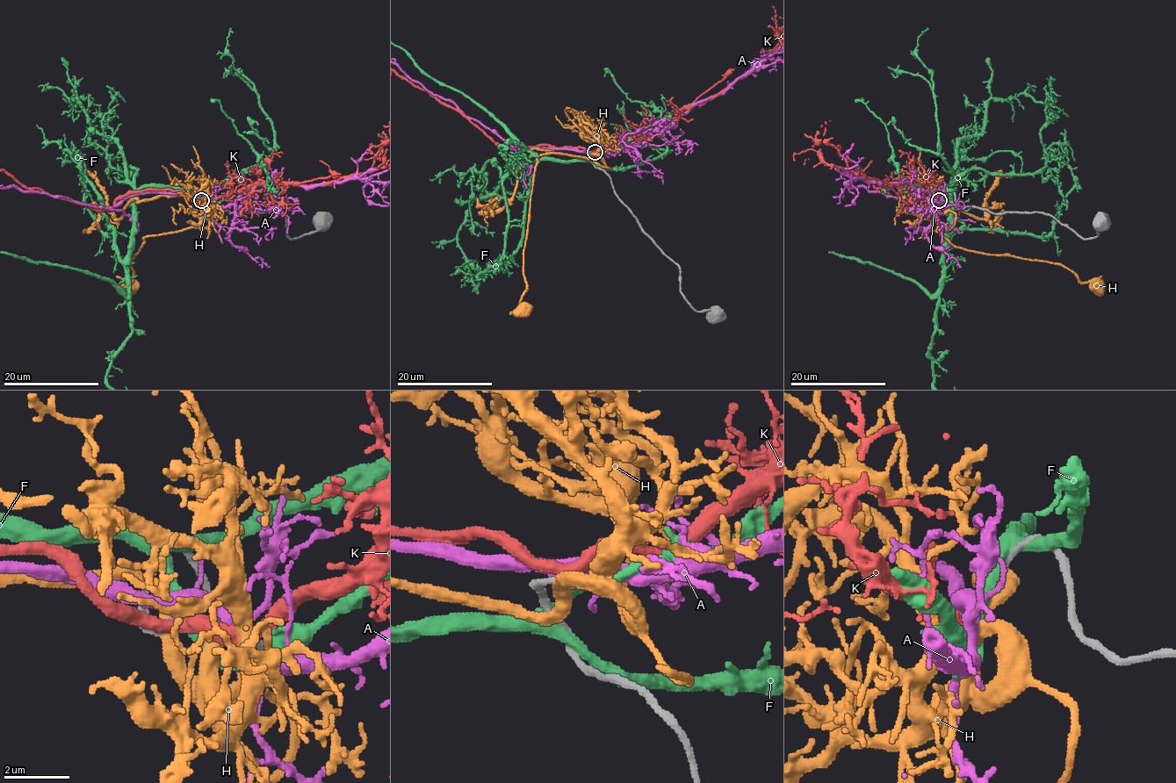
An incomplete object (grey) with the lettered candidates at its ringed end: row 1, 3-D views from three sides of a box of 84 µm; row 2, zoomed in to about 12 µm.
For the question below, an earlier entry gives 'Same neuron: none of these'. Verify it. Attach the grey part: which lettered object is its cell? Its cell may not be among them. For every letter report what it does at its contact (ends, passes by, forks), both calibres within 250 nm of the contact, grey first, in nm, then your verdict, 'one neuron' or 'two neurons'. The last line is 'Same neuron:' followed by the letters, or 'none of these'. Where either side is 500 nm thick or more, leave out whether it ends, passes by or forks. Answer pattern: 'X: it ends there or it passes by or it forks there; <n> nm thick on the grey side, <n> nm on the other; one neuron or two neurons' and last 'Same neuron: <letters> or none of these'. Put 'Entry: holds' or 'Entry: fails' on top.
Entry: fails
A: it forks there; 190 nm thick on the grey side, 400 nm on the other; two neurons
F: it passes by; 200 nm thick on the grey side, 360 nm on the other; two neurons
H: it passes by; 260 nm thick on the grey side, 380 nm on the other; two neurons
K: it passes by; 200 nm thick on the grey side, 360 nm on the other; one neuron
Same neuron: K

